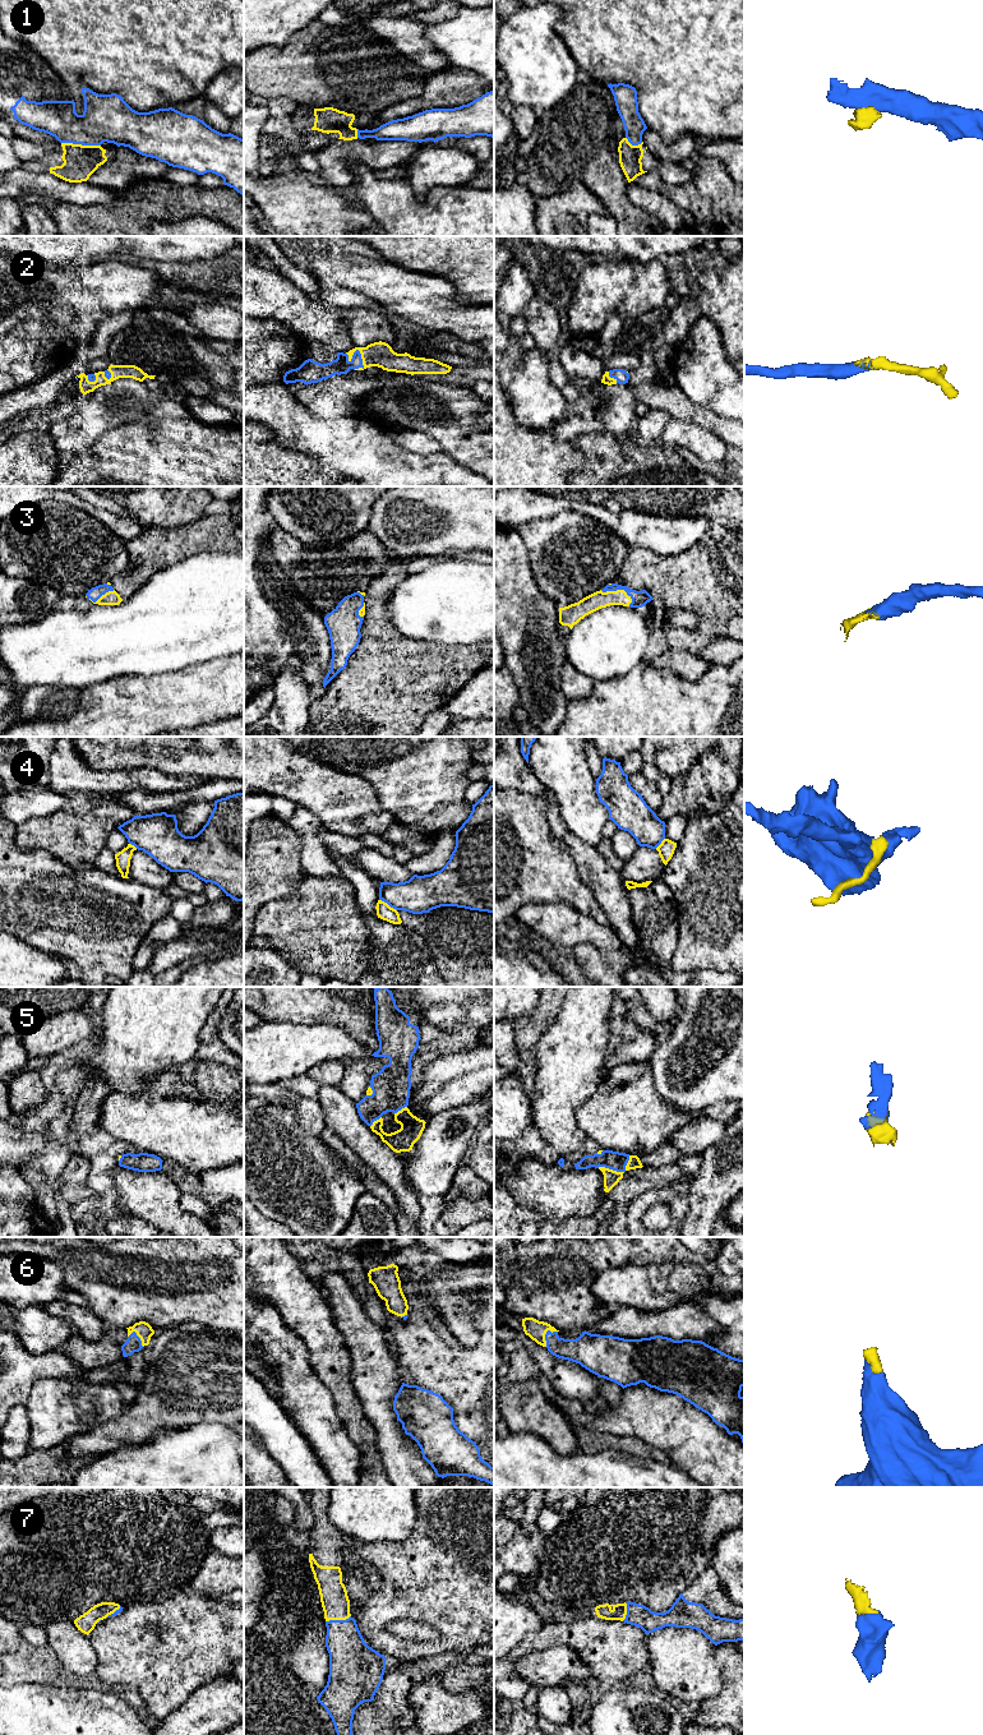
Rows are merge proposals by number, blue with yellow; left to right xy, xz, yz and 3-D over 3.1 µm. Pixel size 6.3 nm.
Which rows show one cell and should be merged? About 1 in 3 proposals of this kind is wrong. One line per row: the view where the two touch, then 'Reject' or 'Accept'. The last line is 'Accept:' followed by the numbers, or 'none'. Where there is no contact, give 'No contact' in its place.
1: Touches blue in xy. Reject
2: Touches blue in xz. Accept
3: Touches blue in yz. Accept
4: Touches blue in xz. Reject
5: Touches blue in yz. Accept
6: Touches blue in yz. Accept
7: Touches blue in xz. Accept
Accept: 2, 3, 5, 6, 7

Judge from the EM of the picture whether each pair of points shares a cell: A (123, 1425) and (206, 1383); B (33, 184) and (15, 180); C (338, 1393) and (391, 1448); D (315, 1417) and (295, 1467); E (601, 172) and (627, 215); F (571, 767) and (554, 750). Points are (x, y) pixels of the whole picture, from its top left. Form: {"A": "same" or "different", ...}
{"A": "same", "B": "same", "C": "different", "D": "different", "E": "same", "F": "same"}

